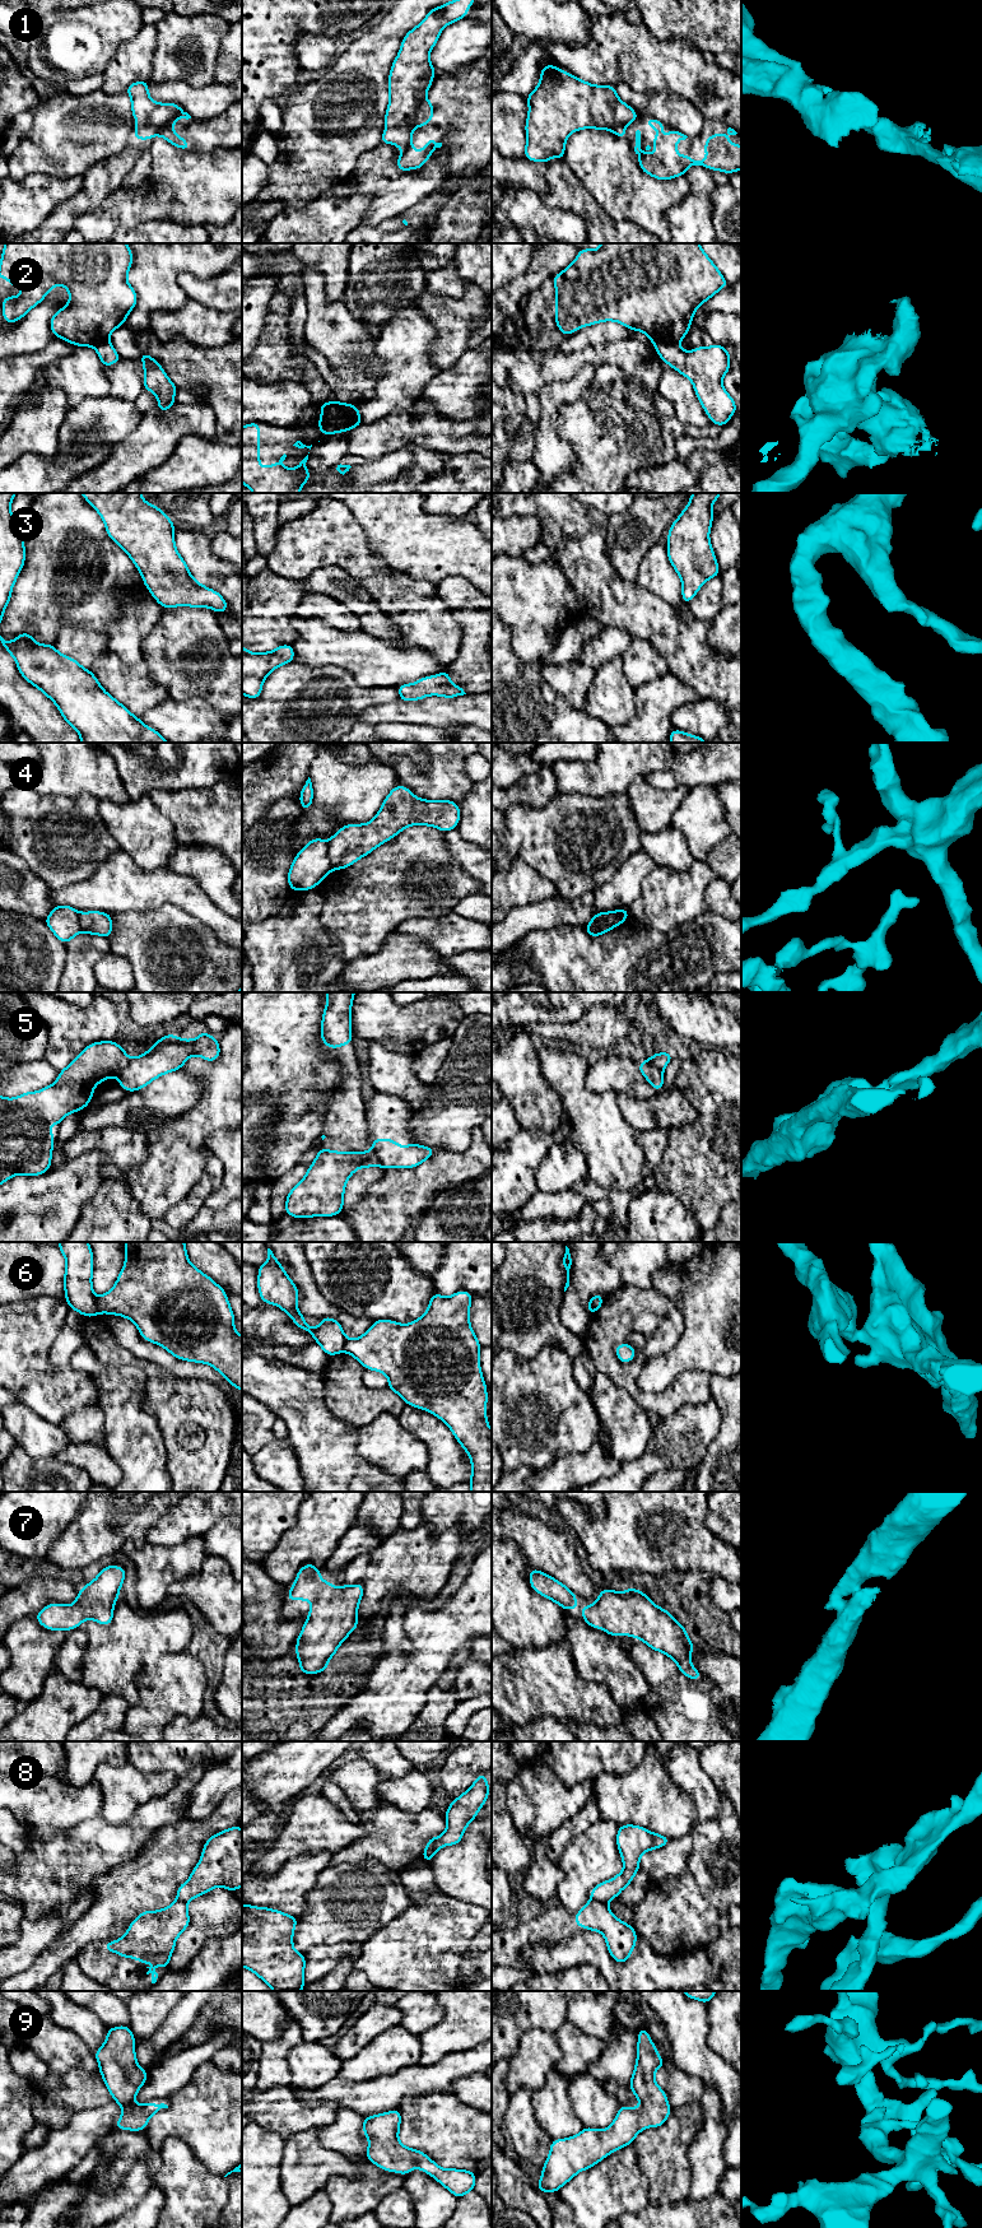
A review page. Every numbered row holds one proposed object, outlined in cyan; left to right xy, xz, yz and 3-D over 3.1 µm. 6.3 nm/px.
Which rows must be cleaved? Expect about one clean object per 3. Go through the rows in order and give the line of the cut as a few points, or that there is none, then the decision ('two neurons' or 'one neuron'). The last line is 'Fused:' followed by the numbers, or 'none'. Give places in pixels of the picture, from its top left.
1: cut in xz along (426, 98), (414, 126); two neurons
2: cut in yz along (676, 343), (657, 343), (655, 345); two neurons
3: no cut; one neuron
4: cut in yz along (609, 914), (609, 920), (604, 925), (594, 930), (586, 930); two neurons
5: cut in xy along (130, 1059), (115, 1075); two neurons
6: cut in xy along (94, 1297), (99, 1312); two neurons
7: no cut; one neuron
8: cut in xz along (438, 1837), (433, 1847), (423, 1857); two neurons
9: no cut; one neuron
Fused: 1, 2, 4, 5, 6, 8

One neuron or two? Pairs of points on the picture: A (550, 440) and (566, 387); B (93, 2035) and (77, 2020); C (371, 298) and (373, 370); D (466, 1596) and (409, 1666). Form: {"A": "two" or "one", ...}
{"A": "one", "B": "one", "C": "two", "D": "one"}

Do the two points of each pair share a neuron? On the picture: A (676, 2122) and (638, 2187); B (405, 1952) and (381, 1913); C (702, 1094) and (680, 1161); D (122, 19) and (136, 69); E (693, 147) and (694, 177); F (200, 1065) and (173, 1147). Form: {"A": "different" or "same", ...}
{"A": "different", "B": "different", "C": "same", "D": "different", "E": "different", "F": "same"}

